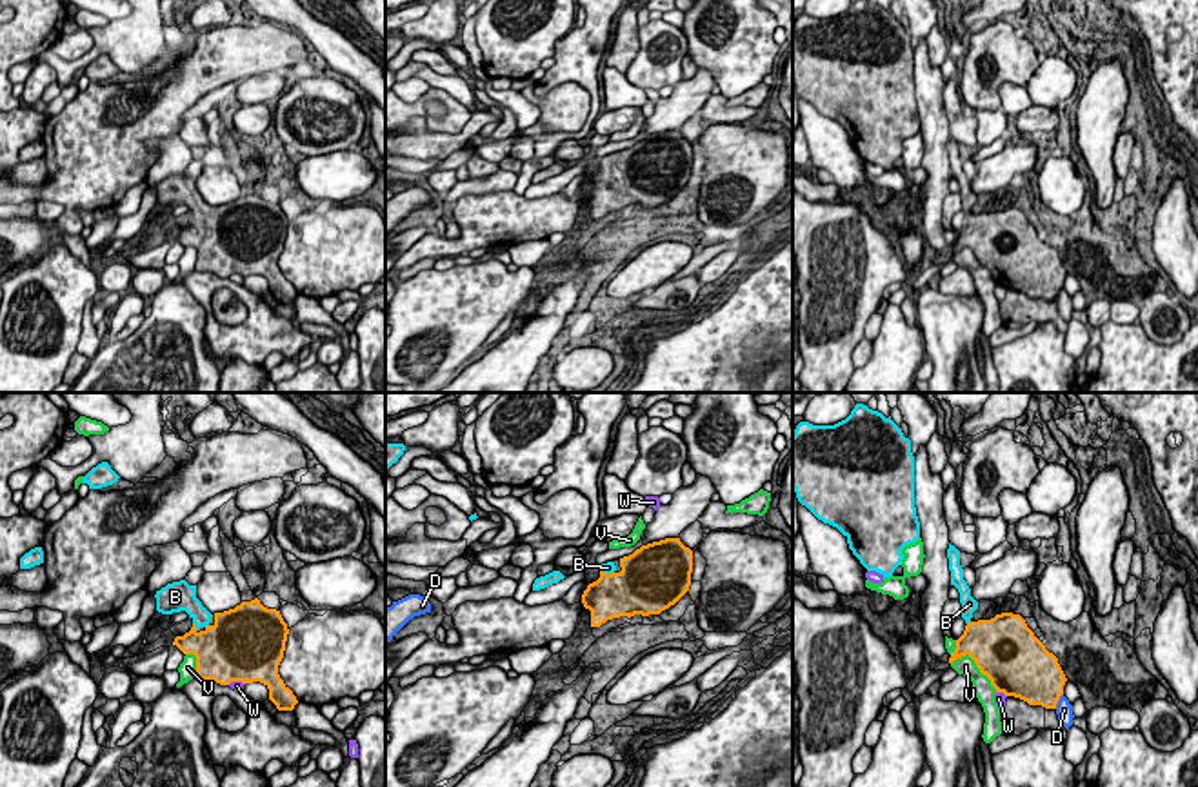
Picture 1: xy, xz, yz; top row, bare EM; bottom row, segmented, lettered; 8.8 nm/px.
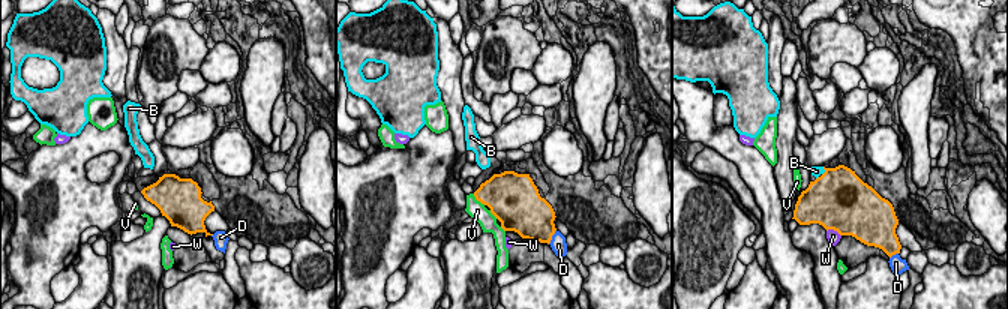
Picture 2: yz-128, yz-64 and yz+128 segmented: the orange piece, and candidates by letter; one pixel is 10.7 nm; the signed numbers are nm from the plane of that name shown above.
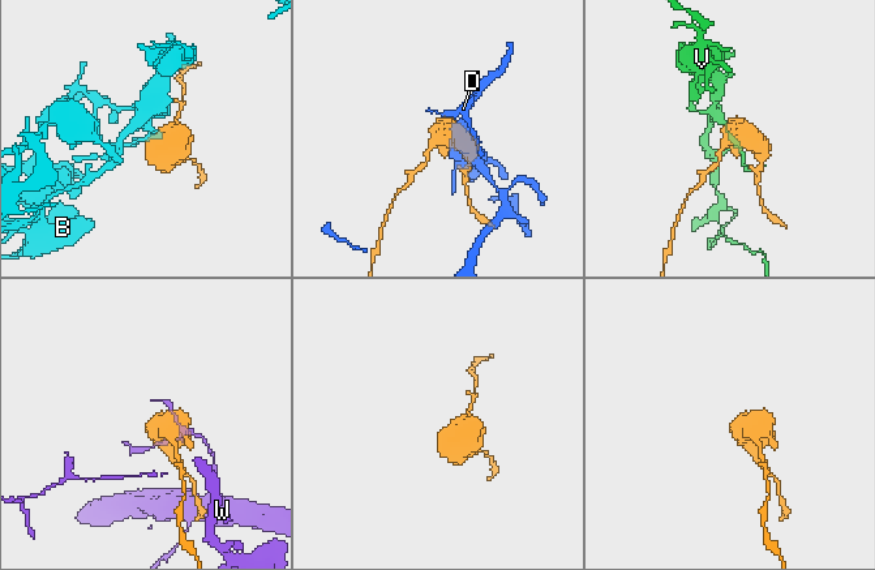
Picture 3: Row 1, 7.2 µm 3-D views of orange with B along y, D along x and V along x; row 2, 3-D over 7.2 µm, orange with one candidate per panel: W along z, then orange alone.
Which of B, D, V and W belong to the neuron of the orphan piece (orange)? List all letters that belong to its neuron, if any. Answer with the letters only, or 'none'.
B

